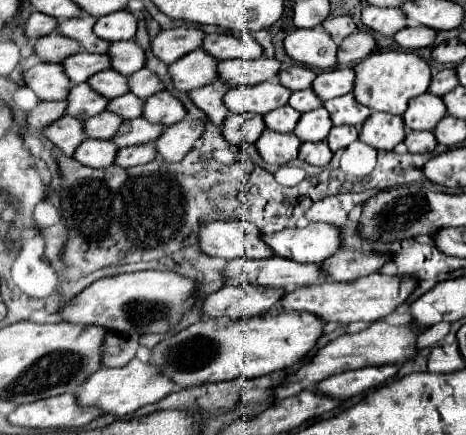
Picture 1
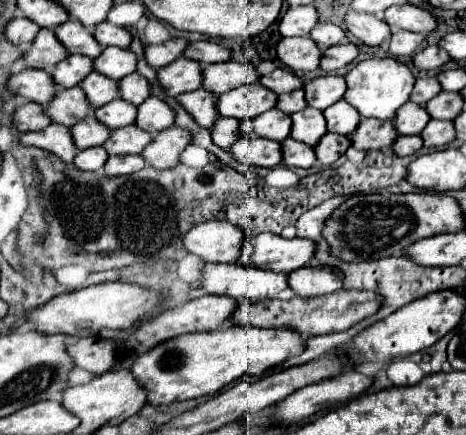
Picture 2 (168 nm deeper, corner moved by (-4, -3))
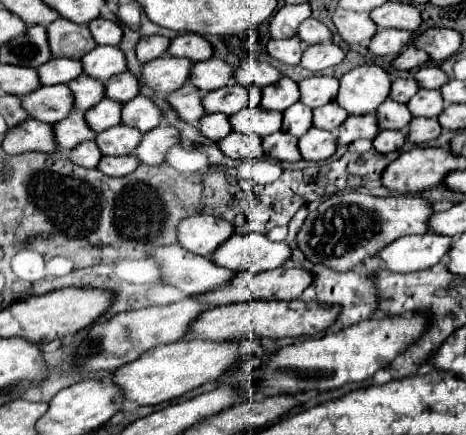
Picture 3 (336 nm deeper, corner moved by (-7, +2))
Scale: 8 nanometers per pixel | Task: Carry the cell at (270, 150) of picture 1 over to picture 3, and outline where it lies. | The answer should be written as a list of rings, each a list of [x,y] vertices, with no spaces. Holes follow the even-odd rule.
[[[232,131],[224,139],[218,141],[218,147],[230,159],[260,159],[260,157],[264,157],[258,135],[242,135],[242,133]]]

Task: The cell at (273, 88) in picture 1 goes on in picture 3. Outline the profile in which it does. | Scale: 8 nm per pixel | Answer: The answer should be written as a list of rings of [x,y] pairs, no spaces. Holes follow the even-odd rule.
[[[238,83],[226,85],[222,89],[210,91],[202,97],[202,107],[206,113],[238,113],[240,109],[248,105],[258,105],[260,103],[260,91],[254,87],[242,87]]]

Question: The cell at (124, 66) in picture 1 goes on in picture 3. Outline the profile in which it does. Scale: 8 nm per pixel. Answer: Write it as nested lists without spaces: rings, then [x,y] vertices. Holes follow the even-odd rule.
[[[108,45],[96,47],[90,53],[86,53],[80,61],[82,61],[84,73],[88,73],[90,77],[94,77],[102,83],[108,81],[108,77],[126,71],[124,55],[120,53],[118,47],[108,47]]]

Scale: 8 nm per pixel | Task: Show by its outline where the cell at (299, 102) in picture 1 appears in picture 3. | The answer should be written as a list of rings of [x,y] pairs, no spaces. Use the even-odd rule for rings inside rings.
[[[282,77],[280,81],[276,81],[274,85],[266,85],[262,87],[262,101],[260,107],[266,111],[286,111],[292,103],[296,103],[300,99],[300,91],[298,85],[288,79]]]

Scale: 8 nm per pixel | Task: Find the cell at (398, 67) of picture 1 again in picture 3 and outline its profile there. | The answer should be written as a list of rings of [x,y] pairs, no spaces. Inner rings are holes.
[[[360,65],[340,79],[336,103],[348,115],[374,113],[388,97],[392,77],[380,65]]]

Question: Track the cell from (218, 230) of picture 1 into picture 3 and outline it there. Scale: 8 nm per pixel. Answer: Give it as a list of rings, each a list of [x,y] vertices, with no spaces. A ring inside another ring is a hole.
[[[194,215],[186,217],[178,225],[178,243],[196,255],[212,255],[218,245],[222,245],[230,235],[234,233],[234,227],[212,215]]]

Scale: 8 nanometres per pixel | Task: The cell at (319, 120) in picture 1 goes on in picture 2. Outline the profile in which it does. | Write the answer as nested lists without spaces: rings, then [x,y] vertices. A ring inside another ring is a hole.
[[[305,108],[299,114],[291,116],[291,136],[299,142],[305,142],[309,146],[317,146],[323,134],[327,134],[327,122],[321,110],[317,108]]]

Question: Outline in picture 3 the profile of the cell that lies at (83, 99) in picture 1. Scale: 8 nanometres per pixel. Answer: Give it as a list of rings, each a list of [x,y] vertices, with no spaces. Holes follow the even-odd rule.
[[[66,85],[38,87],[22,97],[22,107],[42,123],[56,123],[72,111],[72,91]]]

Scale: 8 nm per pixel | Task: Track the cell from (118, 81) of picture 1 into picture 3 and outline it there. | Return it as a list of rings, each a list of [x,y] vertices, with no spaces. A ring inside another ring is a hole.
[[[84,73],[76,79],[72,79],[68,83],[68,87],[74,95],[74,109],[80,109],[80,111],[88,111],[96,103],[100,103],[104,97],[104,83],[96,81],[94,77],[88,77]]]

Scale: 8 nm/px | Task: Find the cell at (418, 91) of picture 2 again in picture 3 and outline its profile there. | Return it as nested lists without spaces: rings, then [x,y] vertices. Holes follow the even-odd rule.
[[[394,79],[390,85],[388,99],[394,99],[398,103],[408,103],[416,91],[418,91],[418,85],[414,79]]]

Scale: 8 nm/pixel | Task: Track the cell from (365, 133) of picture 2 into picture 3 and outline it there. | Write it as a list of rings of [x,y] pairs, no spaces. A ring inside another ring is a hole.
[[[364,115],[364,117],[348,117],[338,131],[338,143],[340,145],[350,145],[356,139],[372,139],[380,127],[376,125],[374,115]]]

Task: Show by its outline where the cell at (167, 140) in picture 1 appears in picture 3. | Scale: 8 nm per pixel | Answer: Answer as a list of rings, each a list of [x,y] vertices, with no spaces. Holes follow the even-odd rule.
[[[160,125],[142,135],[142,141],[132,151],[132,155],[144,165],[160,165],[168,149],[178,143],[178,135],[180,133],[176,133],[176,129],[172,129],[170,125]]]

